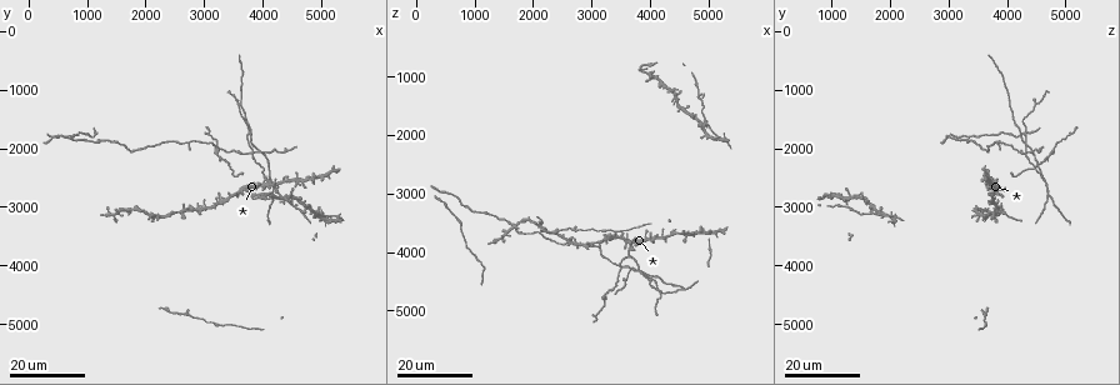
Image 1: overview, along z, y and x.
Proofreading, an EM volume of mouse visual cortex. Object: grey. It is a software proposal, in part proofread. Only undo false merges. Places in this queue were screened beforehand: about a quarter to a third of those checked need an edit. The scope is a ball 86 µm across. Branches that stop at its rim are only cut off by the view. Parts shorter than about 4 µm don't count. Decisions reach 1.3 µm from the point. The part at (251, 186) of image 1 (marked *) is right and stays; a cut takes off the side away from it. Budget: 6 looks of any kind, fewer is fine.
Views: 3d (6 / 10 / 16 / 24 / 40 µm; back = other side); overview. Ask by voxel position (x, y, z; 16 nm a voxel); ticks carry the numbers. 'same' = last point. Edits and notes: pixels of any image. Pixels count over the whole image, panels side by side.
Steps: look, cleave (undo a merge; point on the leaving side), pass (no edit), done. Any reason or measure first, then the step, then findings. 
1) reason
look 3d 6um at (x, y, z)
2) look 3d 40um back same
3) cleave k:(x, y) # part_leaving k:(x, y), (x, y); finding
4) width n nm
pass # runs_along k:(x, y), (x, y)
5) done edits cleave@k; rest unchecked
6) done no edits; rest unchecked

arms part here
look 3d 24um at (4150, 2650, 4650)

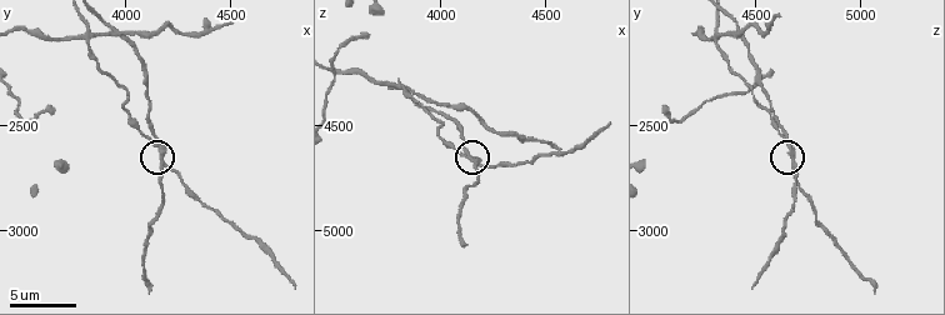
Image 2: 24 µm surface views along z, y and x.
look 3d 6um at (4190, 2690, 4680)

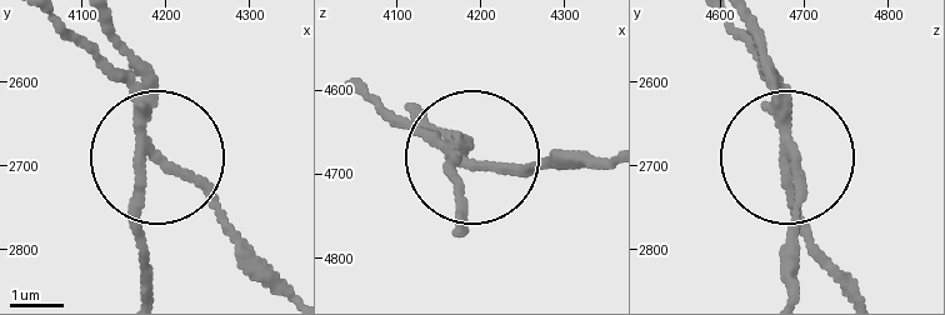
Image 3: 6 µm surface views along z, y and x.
side_arm 13 um
cleave 3:(116, 38) # part_leaving 3:(140, 110), (109, 21); a second neuron is stuck on

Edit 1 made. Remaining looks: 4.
look overview

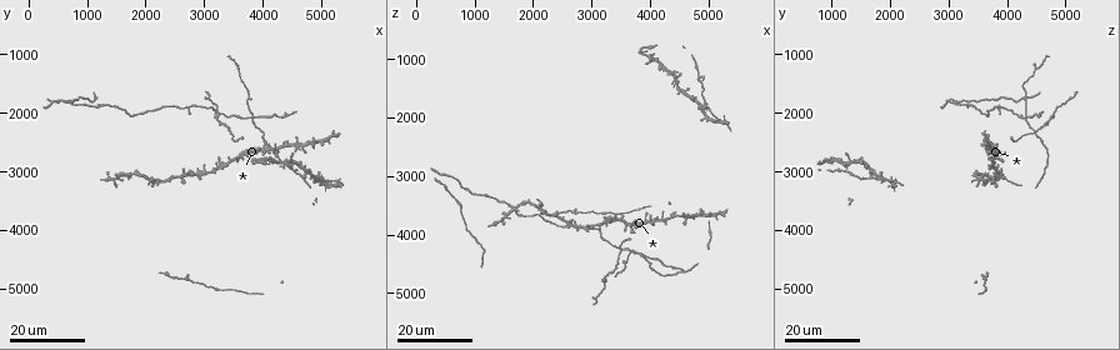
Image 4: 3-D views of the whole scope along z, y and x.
three arms meet
look 3d 16um at (4850, 2500, 3600)

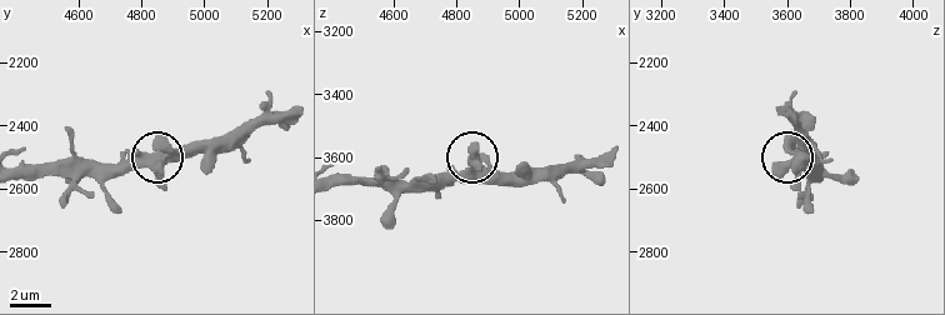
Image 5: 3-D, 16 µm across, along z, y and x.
look 3d 6um at (4860, 2530, 3600)

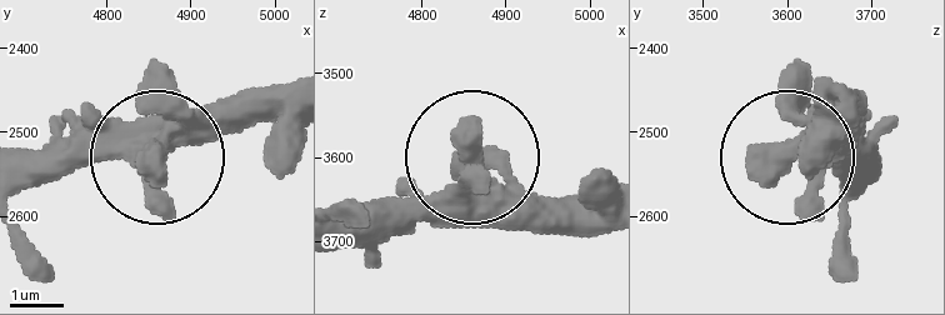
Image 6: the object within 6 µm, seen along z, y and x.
width 410 nm
pass # continuous, no second neuron

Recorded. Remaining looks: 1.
looks like a crossing
look 3d 16um at (3820, 2100, 4320)

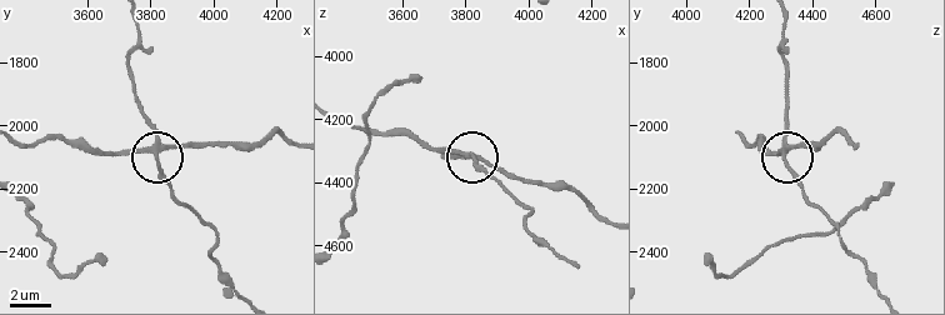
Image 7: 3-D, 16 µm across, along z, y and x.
arms 4
cleave 7:(125, 151) # part_leaving 7:(155, 145), (141, 150), (86, 150), (55, 140), (20, 144); a second neuron is stuck on

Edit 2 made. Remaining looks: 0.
done edits cleave@3, cleave@7; rest unchecked

